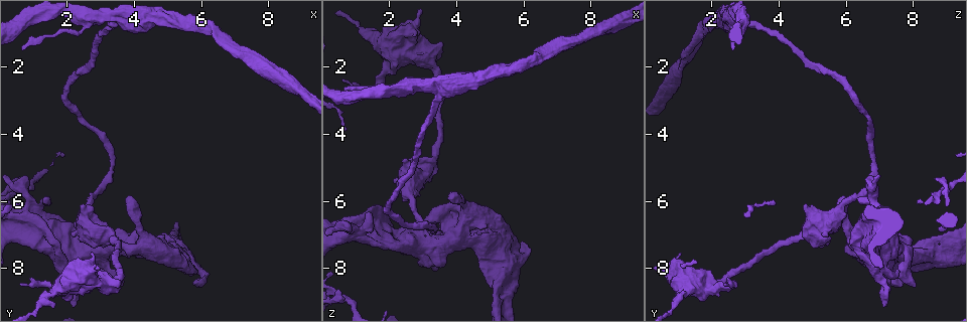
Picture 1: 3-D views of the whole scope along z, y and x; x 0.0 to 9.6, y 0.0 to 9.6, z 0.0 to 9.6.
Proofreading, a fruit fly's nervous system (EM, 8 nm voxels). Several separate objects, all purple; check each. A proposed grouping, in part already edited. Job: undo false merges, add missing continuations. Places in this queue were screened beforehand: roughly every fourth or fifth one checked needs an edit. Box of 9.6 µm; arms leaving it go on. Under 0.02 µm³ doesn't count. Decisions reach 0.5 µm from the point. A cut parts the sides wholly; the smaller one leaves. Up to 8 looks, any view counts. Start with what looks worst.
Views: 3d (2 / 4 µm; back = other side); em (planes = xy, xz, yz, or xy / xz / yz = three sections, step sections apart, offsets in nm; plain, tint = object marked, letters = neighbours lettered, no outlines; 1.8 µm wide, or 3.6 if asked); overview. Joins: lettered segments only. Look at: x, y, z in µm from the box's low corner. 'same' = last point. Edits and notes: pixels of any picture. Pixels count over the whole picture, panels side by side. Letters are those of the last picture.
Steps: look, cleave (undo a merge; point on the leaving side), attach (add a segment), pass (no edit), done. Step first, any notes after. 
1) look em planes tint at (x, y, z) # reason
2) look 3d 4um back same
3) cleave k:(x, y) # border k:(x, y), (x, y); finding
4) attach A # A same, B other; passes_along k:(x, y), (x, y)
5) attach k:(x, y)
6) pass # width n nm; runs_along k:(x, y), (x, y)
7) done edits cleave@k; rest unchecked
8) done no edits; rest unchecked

look em 3.6um planes plain at (3.55, 0.65, 2.70) # arms part here

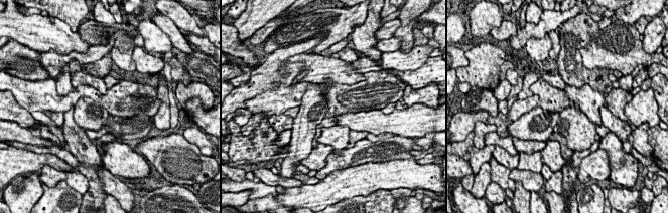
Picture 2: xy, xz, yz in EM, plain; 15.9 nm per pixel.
look em 3.6um planes letters same # see the neighbours

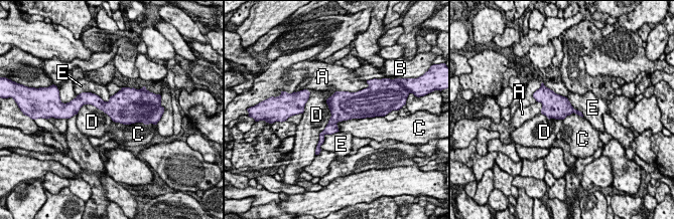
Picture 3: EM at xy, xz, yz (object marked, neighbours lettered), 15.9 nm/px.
pass # A other, B other, C other, D other, E other; border 3:(336, 90), (317, 142); all the same cell

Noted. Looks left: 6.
look em planes plain at (3.80, 5.95, 5.85) # free end

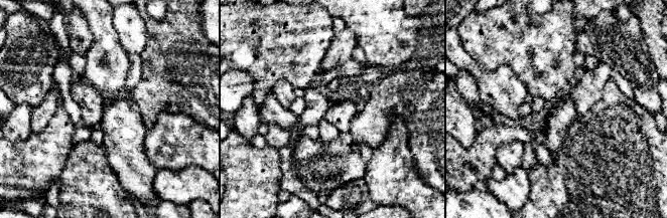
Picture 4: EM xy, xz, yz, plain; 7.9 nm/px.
look em planes letters same

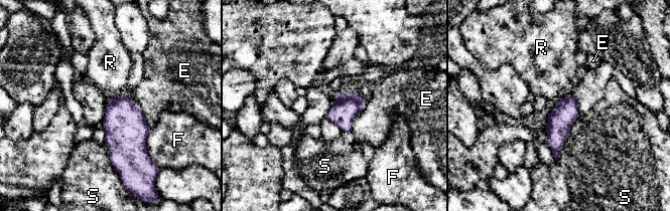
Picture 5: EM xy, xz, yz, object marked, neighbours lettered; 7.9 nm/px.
pass # width 200 nm; E other, F other, R other, S other; border 5:(125, 93), (110, 98); none of them fits

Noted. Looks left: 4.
look em 3.6um xz step 8 tint at (4.05, 7.25, 7.05) # sharp bend

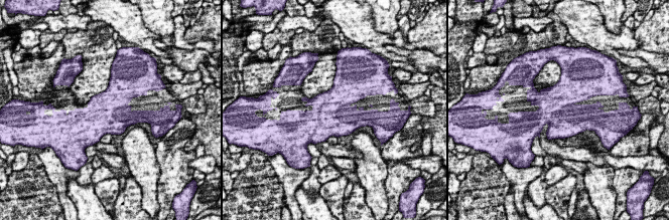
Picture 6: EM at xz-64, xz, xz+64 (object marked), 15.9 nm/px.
look em 3.6um planes tint same # another direction

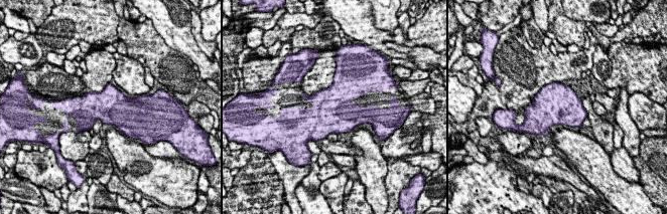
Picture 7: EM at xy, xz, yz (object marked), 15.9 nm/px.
look em 3.6um planes letters same

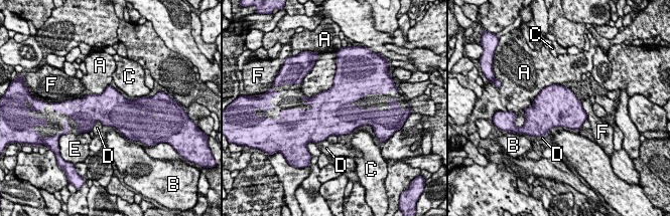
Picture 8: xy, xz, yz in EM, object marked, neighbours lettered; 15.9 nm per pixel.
pass # width 550 nm; A other, B other, C other, D other, E other, F other; border 8:(103, 125), (97, 121), (91, 129); all the same cell

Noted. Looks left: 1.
done no edits; rest unchecked

